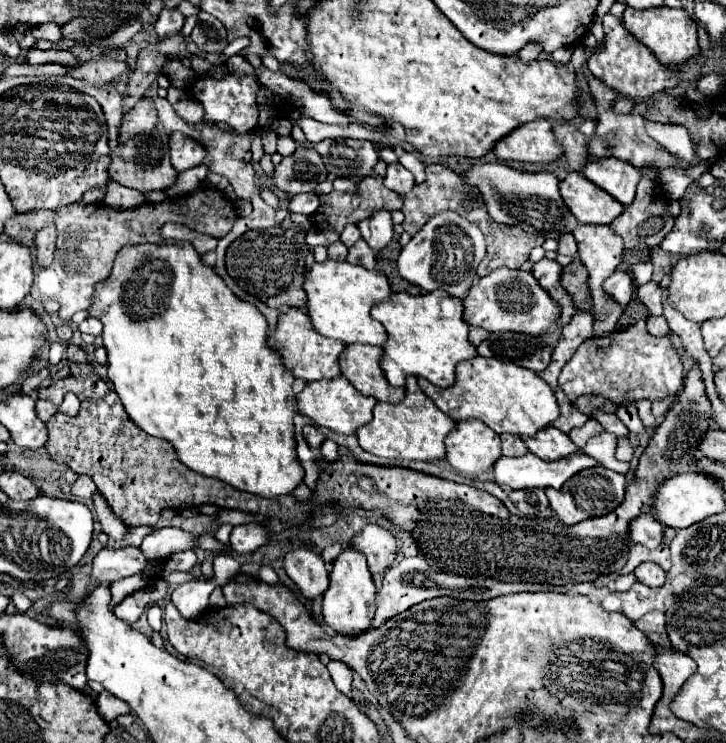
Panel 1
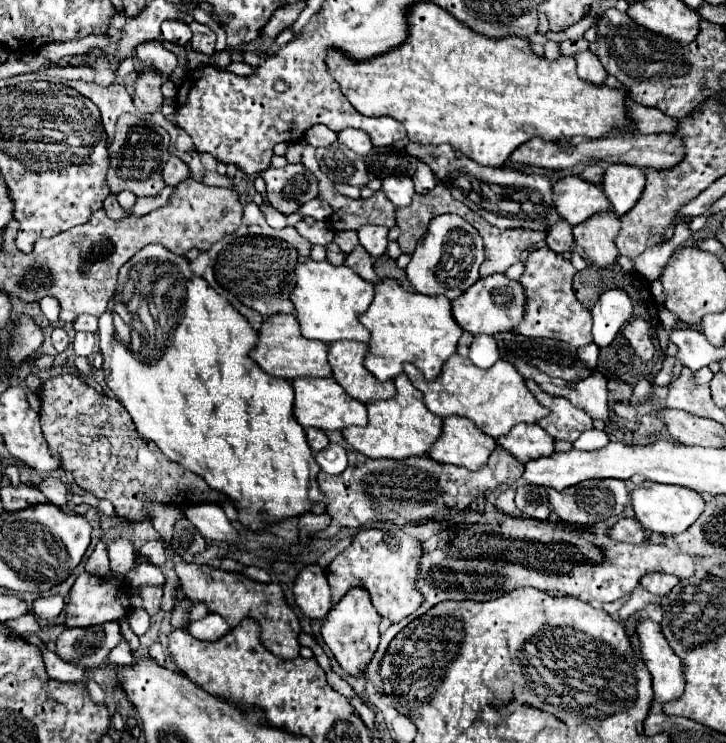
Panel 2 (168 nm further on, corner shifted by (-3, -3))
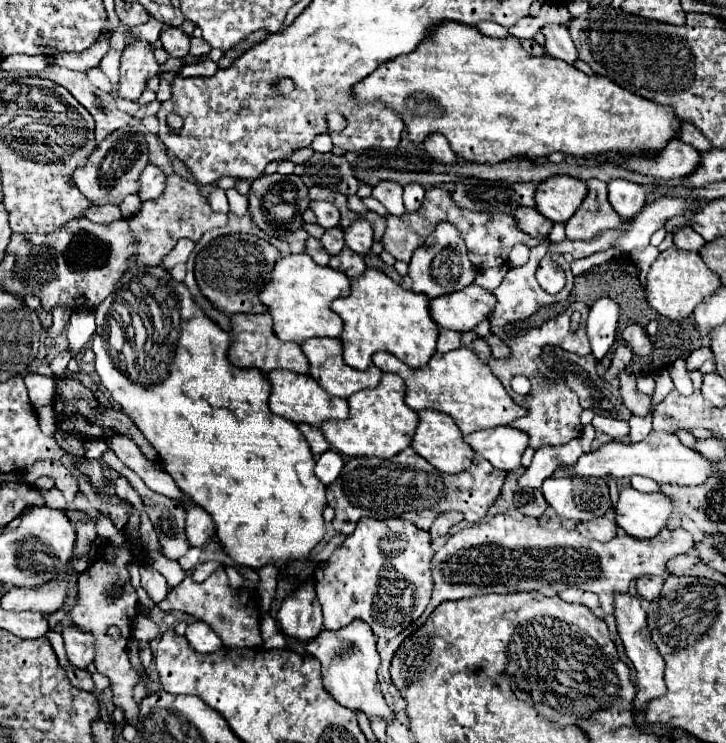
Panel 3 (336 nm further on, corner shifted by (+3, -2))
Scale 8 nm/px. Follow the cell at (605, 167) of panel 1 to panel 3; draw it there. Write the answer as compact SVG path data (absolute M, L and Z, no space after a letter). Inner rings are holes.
M614 179L608 183L608 201L622 219L632 219L644 209L648 201L648 189L638 183Z

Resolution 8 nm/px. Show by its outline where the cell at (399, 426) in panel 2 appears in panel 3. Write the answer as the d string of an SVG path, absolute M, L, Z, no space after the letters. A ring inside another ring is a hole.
M384 373L376 389L362 389L348 397L350 417L346 421L322 421L320 431L332 449L348 457L392 457L406 449L418 427L418 415L404 405L404 381L398 375Z

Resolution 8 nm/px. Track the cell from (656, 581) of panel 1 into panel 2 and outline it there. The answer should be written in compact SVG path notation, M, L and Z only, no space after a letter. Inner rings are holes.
M664 572L646 574L646 576L642 576L642 580L640 580L640 584L642 584L648 592L658 594L658 596L666 596L678 582L680 582L680 578L670 576L670 574L664 574Z

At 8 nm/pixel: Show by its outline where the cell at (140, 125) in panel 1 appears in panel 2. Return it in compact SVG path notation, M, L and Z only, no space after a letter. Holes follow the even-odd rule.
M144 70L138 76L132 100L134 100L134 106L138 108L140 114L148 116L148 114L154 114L162 108L164 96L160 92L160 84L162 84L162 76L158 70Z

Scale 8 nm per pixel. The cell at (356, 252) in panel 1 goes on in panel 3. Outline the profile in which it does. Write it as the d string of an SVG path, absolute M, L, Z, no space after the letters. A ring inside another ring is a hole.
M344 247L338 255L332 255L330 257L330 263L328 267L336 269L336 271L342 271L348 279L354 279L354 277L360 277L366 269L364 265L364 259L360 255L356 255L352 249Z

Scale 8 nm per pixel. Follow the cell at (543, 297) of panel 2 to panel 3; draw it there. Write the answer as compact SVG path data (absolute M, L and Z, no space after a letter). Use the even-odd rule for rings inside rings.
M548 241L542 243L542 245L536 245L530 249L530 259L526 265L522 267L512 267L504 281L500 283L500 287L496 287L492 291L492 295L496 297L496 307L492 309L488 321L490 321L490 331L494 335L498 335L510 349L510 357L508 359L488 359L488 367L492 369L492 373L500 379L500 383L504 385L504 389L508 391L508 395L512 397L512 401L520 407L524 407L528 411L528 415L524 419L518 419L518 421L512 421L510 427L514 429L520 429L524 433L528 433L530 437L530 447L536 451L544 445L566 445L570 439L576 439L582 435L582 425L580 425L580 413L582 413L582 407L578 403L578 397L572 389L568 389L568 385L564 385L564 377L560 377L560 373L550 373L552 369L548 369L544 365L544 361L540 359L540 351L544 345L554 345L554 347L560 347L568 353L576 353L576 355L588 355L590 353L590 343L588 343L588 337L584 333L584 325L580 325L574 333L570 331L570 315L574 311L580 311L584 313L584 321L586 321L586 315L588 315L588 309L582 305L582 303L572 303L566 313L562 315L556 315L548 321L544 321L540 327L524 327L526 319L530 319L540 307L546 307L546 305L554 305L554 303L560 303L564 299L568 299L570 291L572 291L572 285L574 285L574 275L572 275L570 269L570 263L562 257L562 255L554 255L554 261L562 267L564 273L566 273L566 287L558 293L558 295L550 295L546 293L534 273L538 269L538 263L542 261L542 257L546 255L548 251ZM514 375L526 375L532 383L532 391L528 395L516 395L510 387L510 379Z

